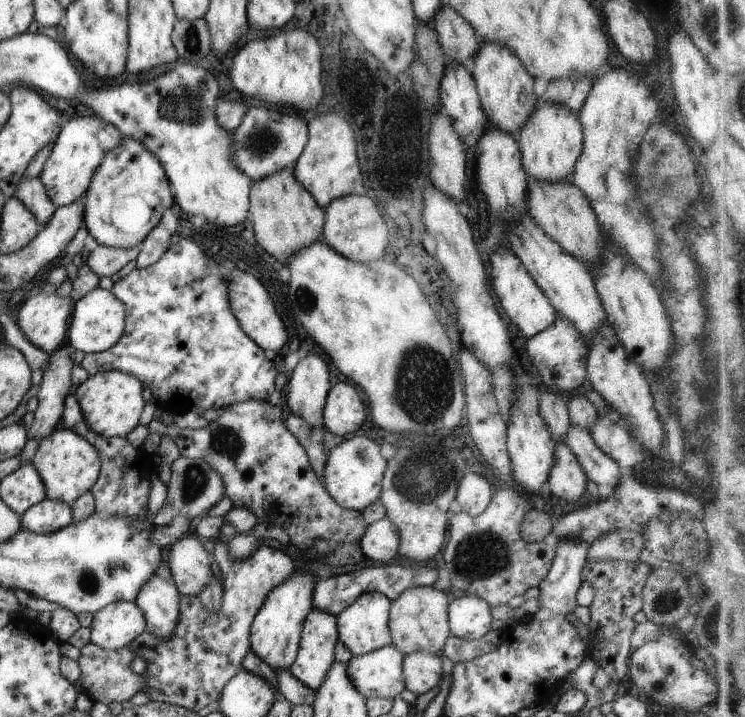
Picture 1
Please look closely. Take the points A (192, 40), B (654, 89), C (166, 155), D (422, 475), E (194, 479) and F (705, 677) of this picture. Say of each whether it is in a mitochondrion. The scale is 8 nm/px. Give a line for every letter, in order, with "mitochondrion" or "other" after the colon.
A: mitochondrion
B: other
C: other
D: mitochondrion
E: mitochondrion
F: other

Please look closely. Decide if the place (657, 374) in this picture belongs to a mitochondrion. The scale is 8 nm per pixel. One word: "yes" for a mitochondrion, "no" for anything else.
no

